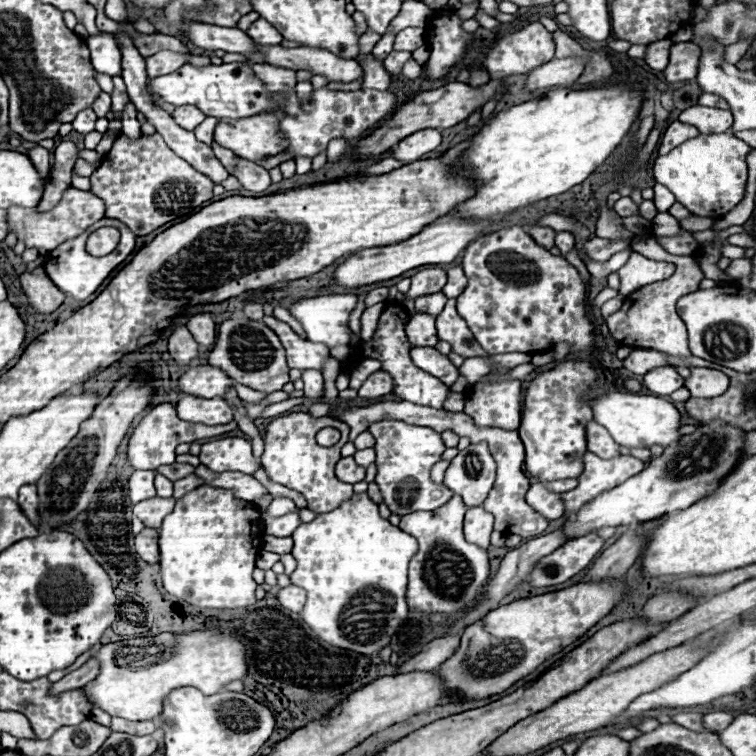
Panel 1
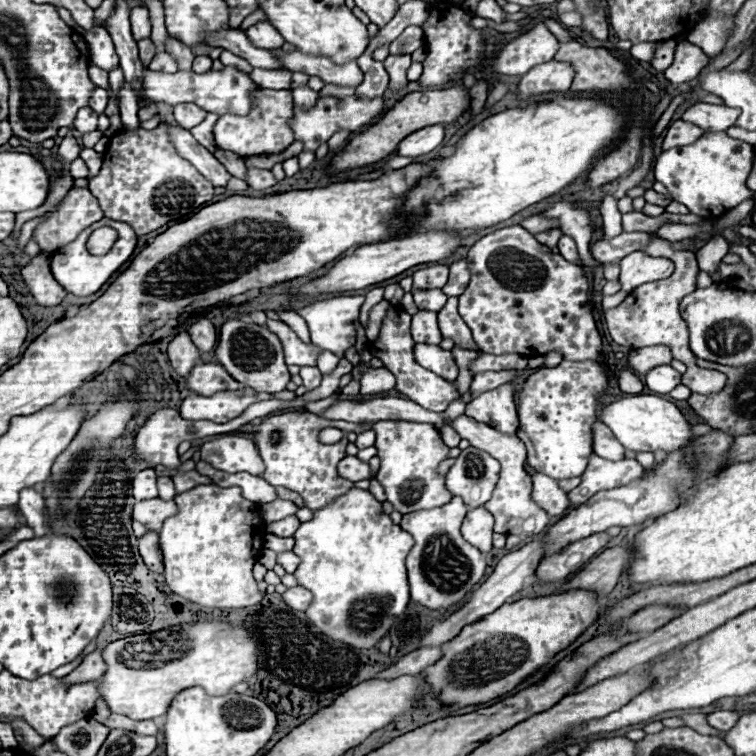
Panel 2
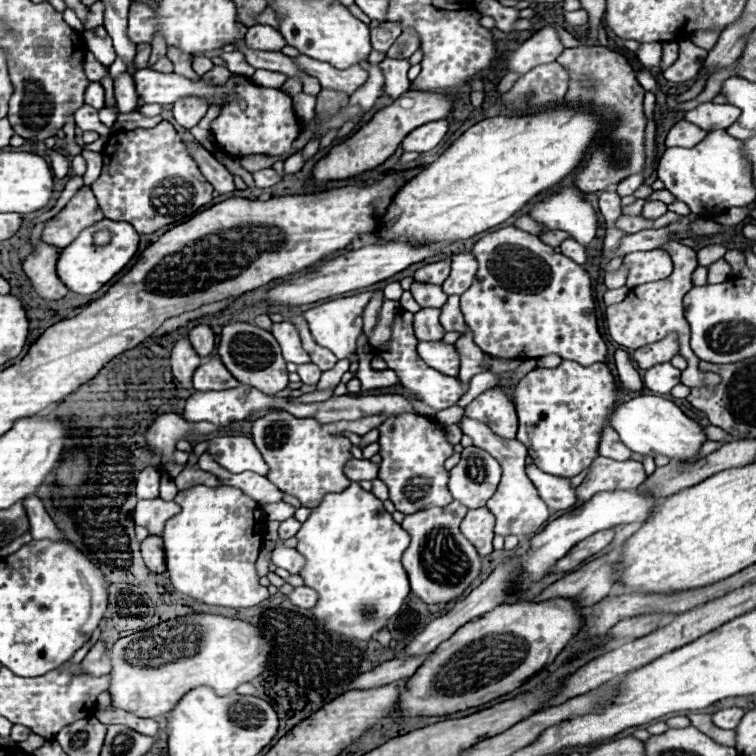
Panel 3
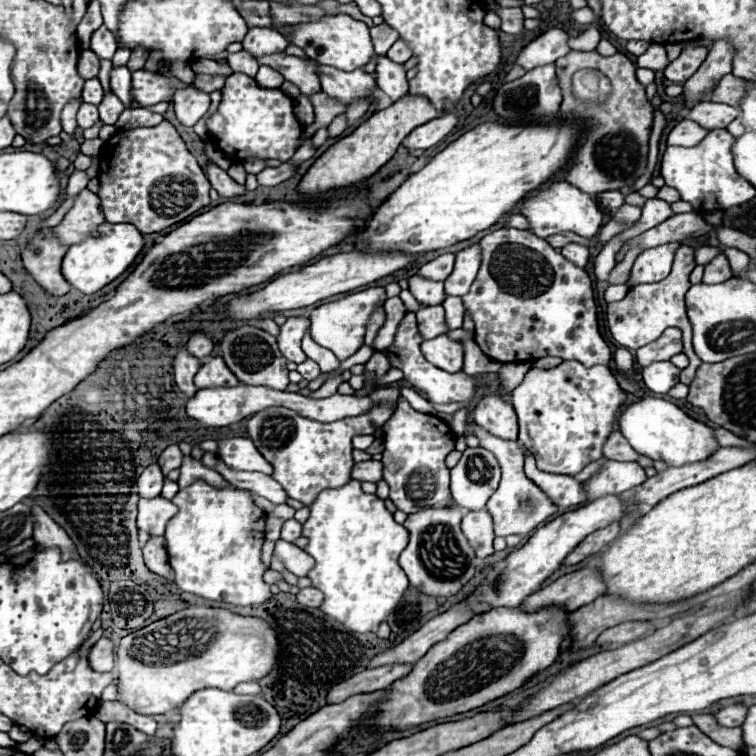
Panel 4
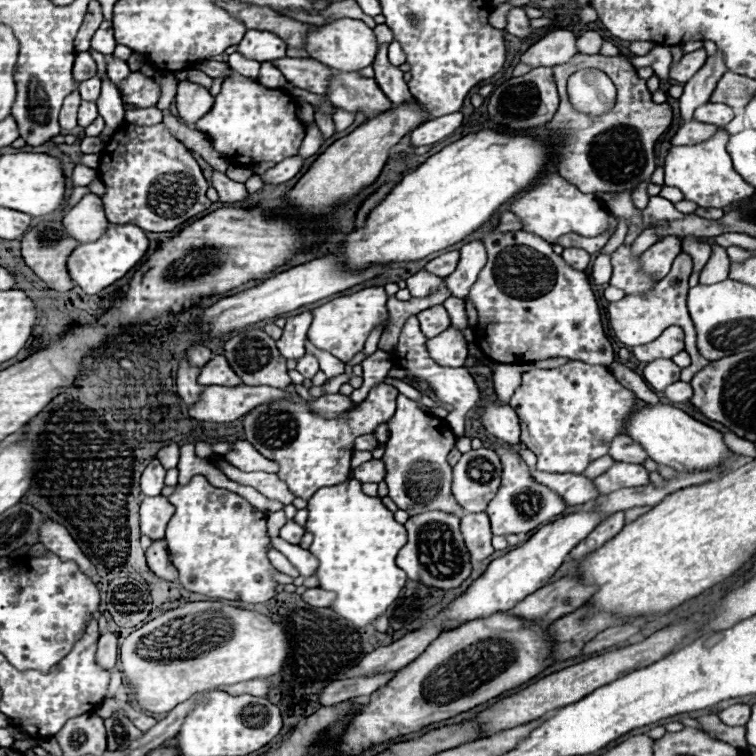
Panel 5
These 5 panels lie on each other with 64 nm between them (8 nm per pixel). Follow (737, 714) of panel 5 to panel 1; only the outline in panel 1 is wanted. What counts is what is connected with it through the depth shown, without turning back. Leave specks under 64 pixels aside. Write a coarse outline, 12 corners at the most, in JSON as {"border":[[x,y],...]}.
{"border":[[710,712],[702,718],[704,728],[722,732],[734,718],[728,712]]}

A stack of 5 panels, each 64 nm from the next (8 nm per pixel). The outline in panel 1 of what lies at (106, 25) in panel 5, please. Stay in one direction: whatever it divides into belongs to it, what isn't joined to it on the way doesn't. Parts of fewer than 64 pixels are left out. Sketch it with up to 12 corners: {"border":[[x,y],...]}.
{"border":[[110,34],[88,36],[92,66],[120,76],[122,54]]}

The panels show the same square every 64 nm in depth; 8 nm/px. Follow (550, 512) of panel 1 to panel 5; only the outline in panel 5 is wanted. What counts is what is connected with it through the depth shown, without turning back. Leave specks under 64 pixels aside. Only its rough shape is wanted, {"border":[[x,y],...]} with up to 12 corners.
{"border":[[526,448],[520,456],[530,474],[558,492],[568,506],[596,500],[590,478],[536,470],[536,456]]}

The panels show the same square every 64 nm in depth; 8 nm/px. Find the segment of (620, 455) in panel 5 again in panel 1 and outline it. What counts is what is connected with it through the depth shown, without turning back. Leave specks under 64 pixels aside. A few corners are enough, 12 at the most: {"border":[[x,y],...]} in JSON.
{"border":[[596,422],[586,424],[586,446],[600,458],[618,456],[618,444]]}

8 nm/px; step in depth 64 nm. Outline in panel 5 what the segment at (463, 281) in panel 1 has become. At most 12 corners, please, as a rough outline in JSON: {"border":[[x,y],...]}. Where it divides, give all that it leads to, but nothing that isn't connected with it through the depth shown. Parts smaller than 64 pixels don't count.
{"border":[[480,240],[460,250],[458,268],[446,278],[456,298],[466,298],[486,262]]}

